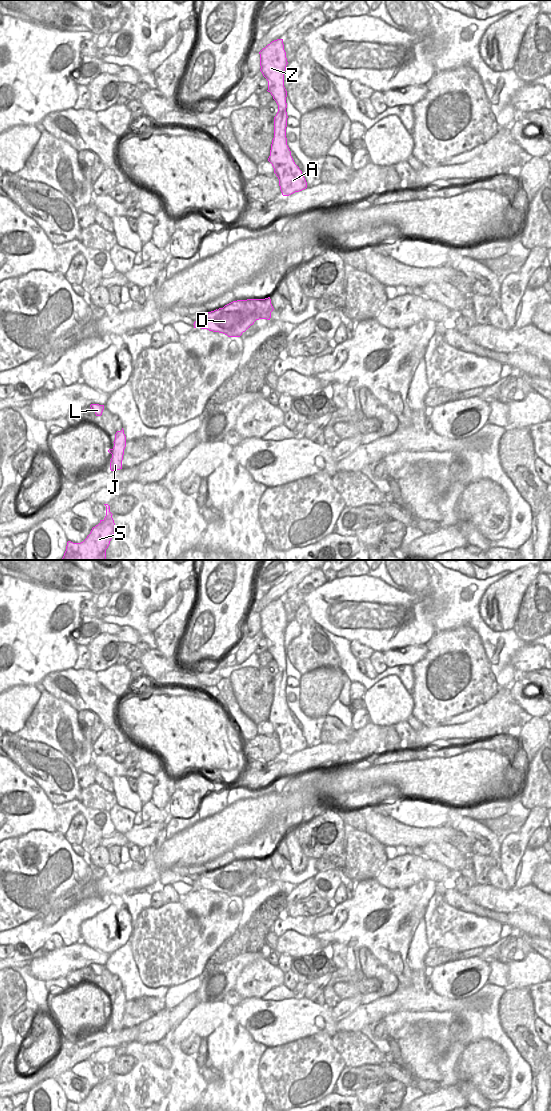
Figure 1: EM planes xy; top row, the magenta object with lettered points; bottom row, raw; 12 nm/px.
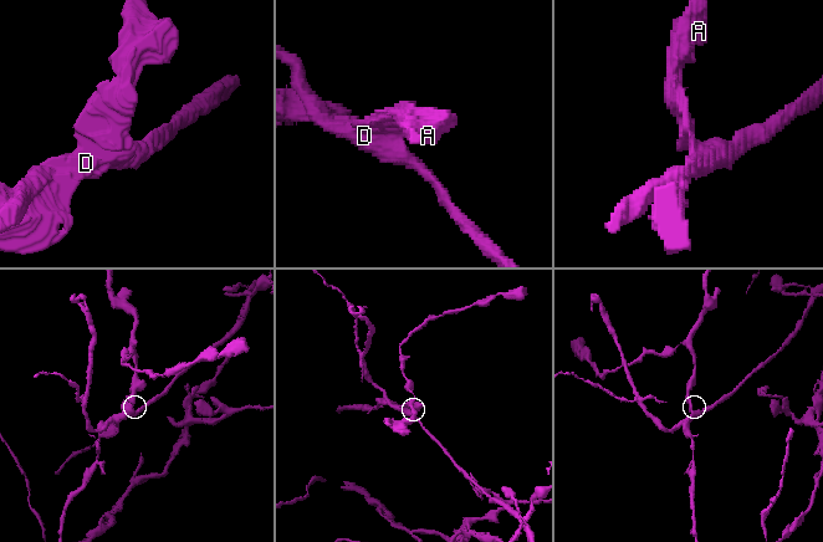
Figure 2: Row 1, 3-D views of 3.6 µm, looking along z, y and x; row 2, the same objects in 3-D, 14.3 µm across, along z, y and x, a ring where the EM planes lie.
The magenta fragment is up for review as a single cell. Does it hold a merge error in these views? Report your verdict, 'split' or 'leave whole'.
split

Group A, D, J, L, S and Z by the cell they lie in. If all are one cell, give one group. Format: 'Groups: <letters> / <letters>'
Groups: A J L S Z / D

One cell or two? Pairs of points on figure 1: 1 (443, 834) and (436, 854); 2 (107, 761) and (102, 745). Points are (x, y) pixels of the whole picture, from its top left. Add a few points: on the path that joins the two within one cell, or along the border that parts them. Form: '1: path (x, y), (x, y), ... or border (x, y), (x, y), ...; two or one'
1: border (449, 842), (427, 843), (417, 847); two
2: border (109, 754), (94, 756); two

